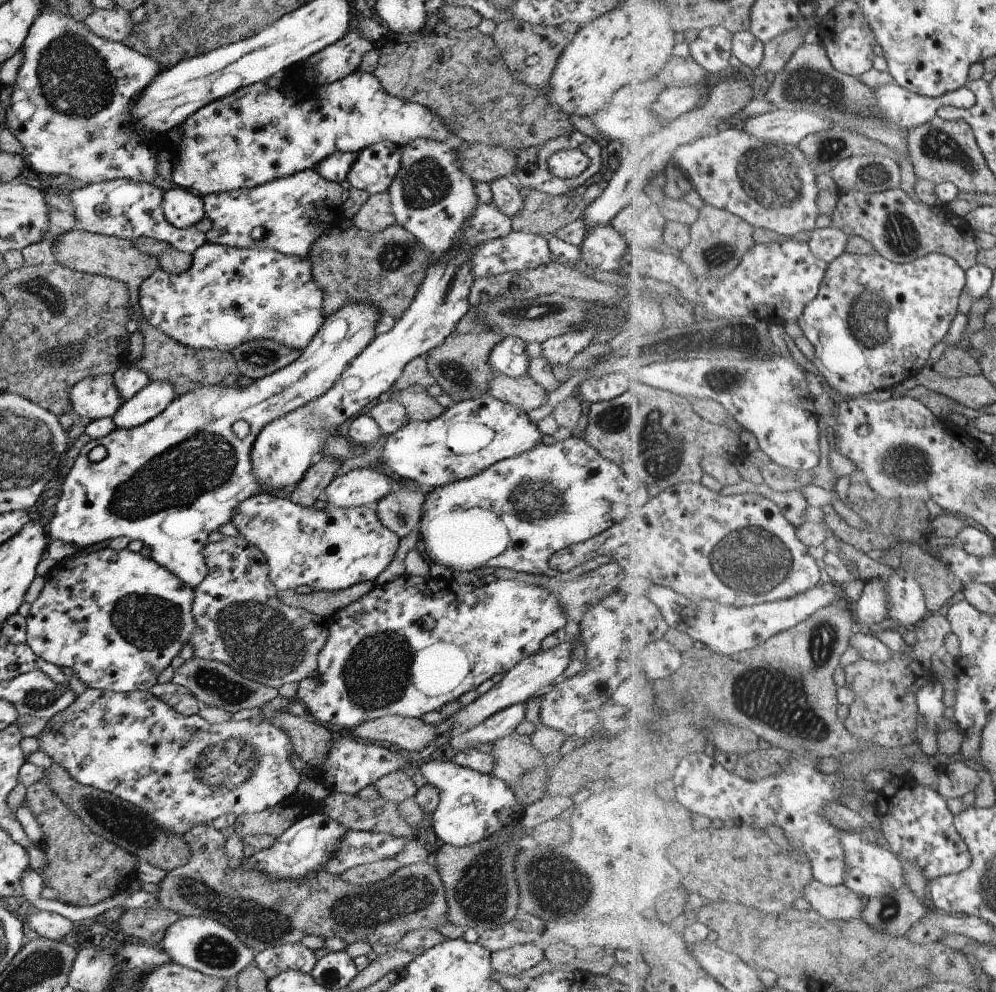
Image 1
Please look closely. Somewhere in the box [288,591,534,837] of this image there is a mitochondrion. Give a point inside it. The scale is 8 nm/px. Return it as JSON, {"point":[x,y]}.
{"point":[379,670]}

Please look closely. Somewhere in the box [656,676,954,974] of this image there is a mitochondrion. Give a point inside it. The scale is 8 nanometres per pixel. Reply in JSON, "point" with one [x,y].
{"point":[890,907]}

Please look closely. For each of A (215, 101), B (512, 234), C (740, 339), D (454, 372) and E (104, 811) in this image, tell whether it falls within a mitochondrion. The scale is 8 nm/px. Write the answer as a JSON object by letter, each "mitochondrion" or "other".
{"A":"other","B":"other","C":"mitochondrion","D":"mitochondrion","E":"mitochondrion"}

